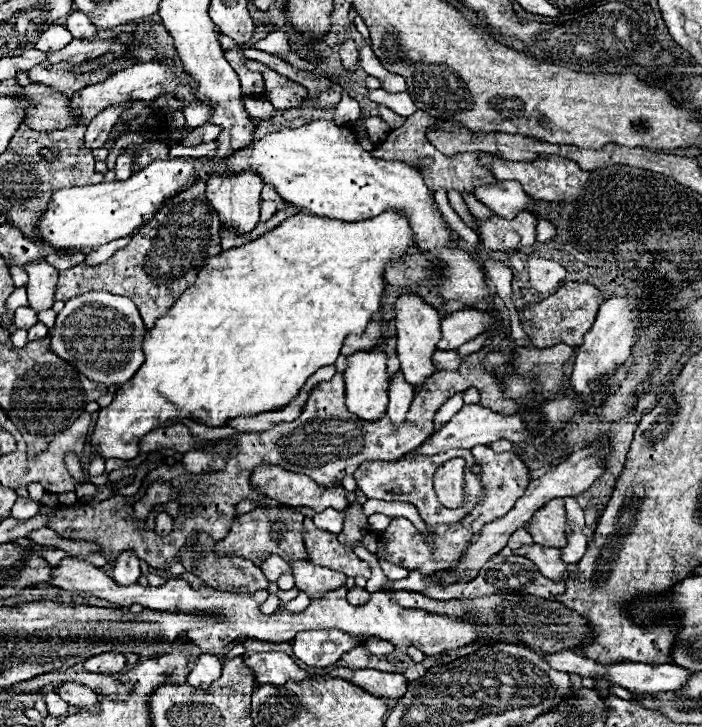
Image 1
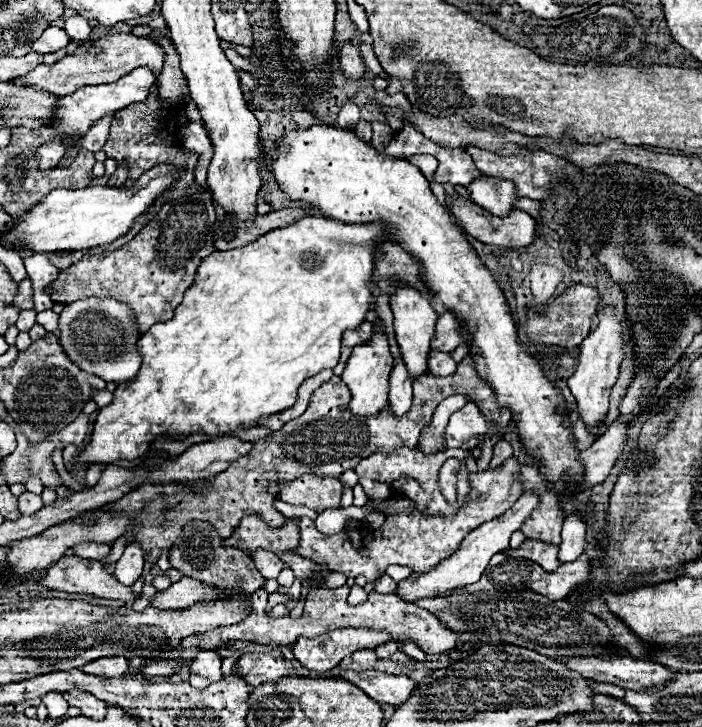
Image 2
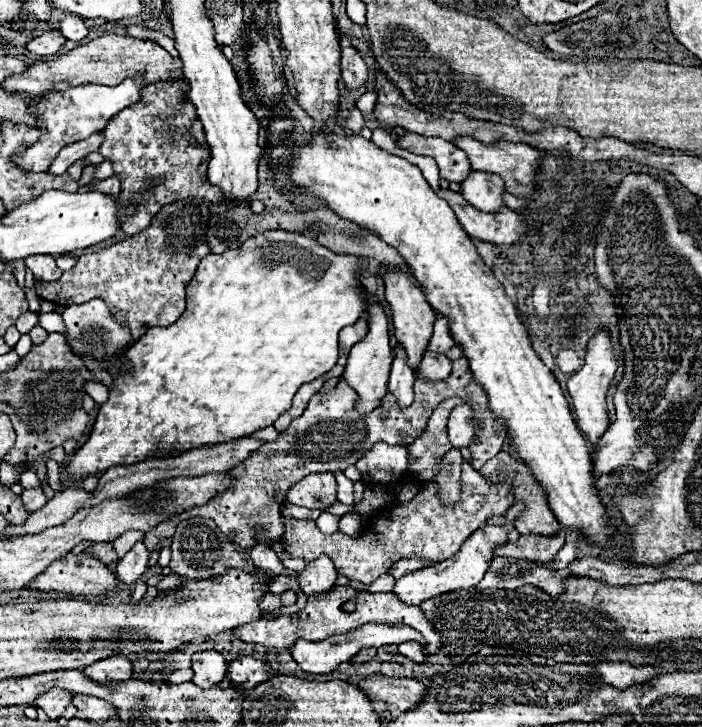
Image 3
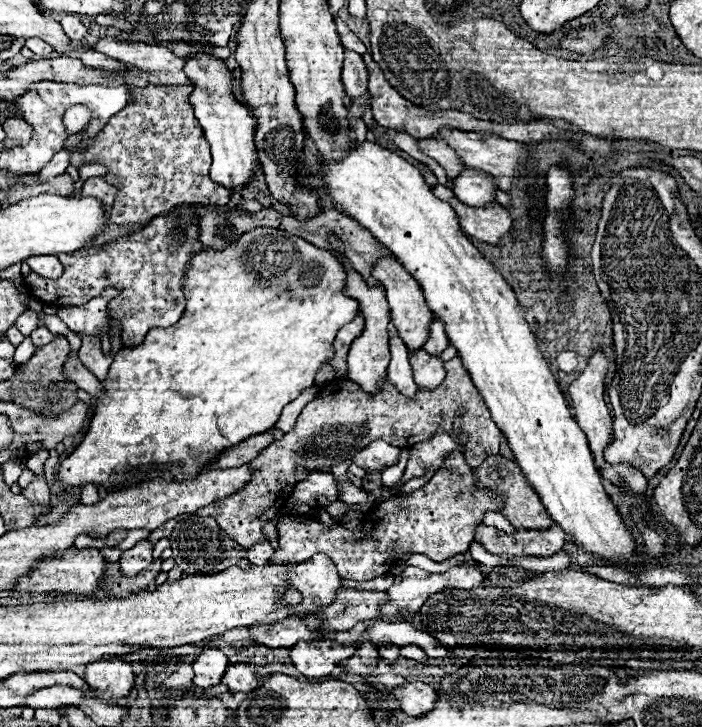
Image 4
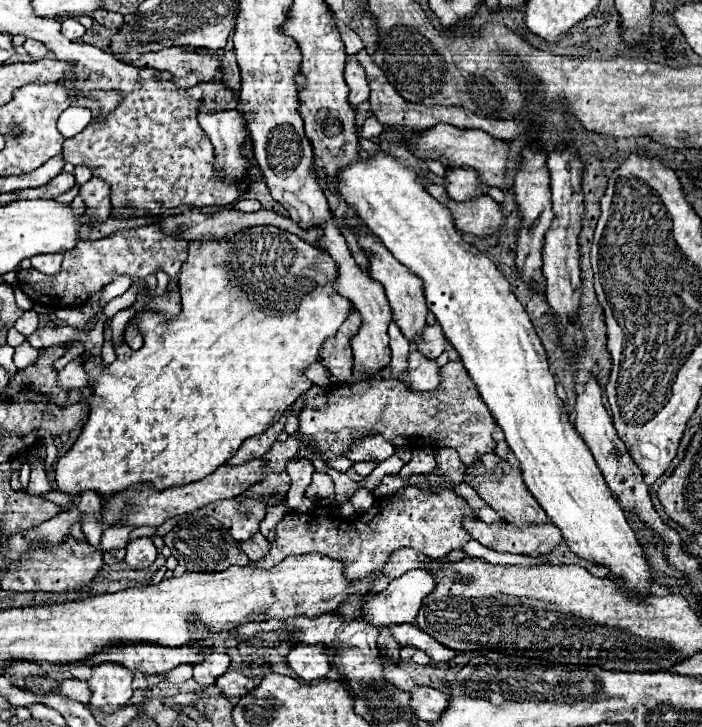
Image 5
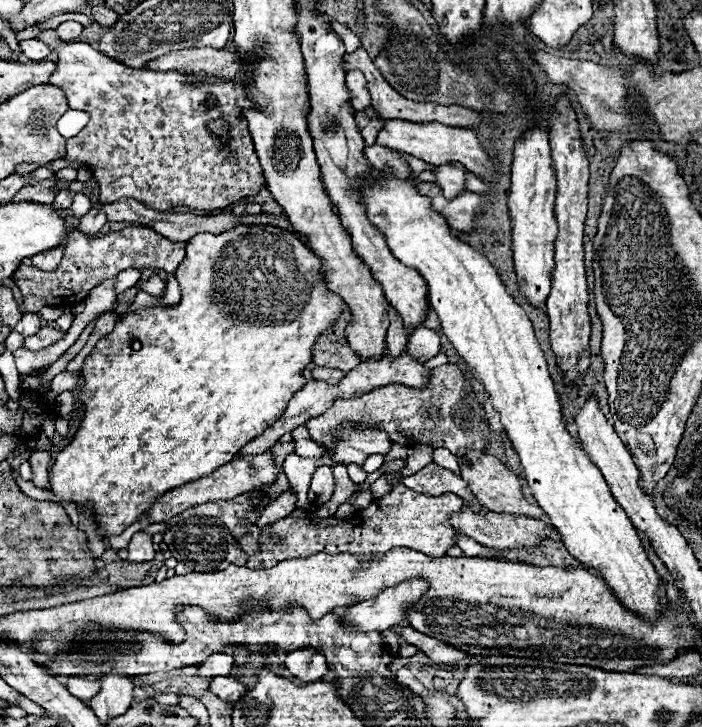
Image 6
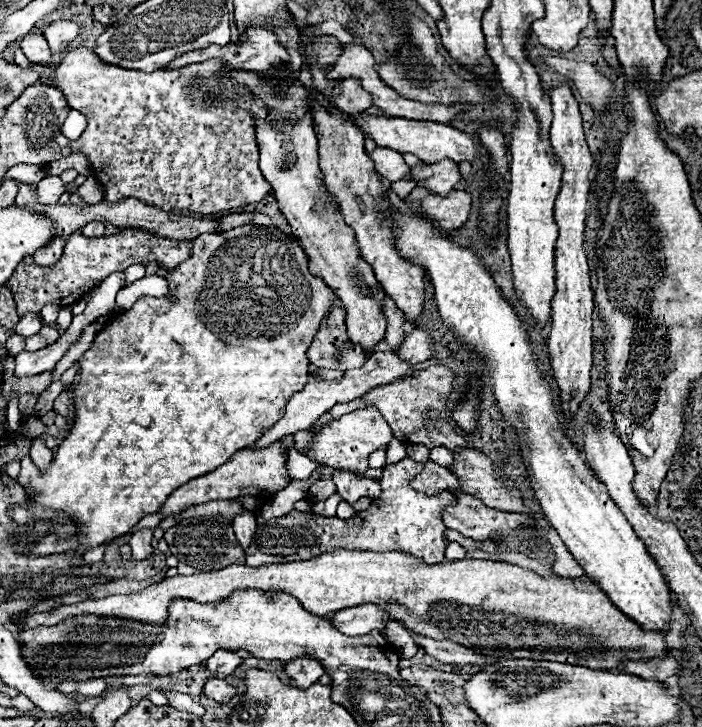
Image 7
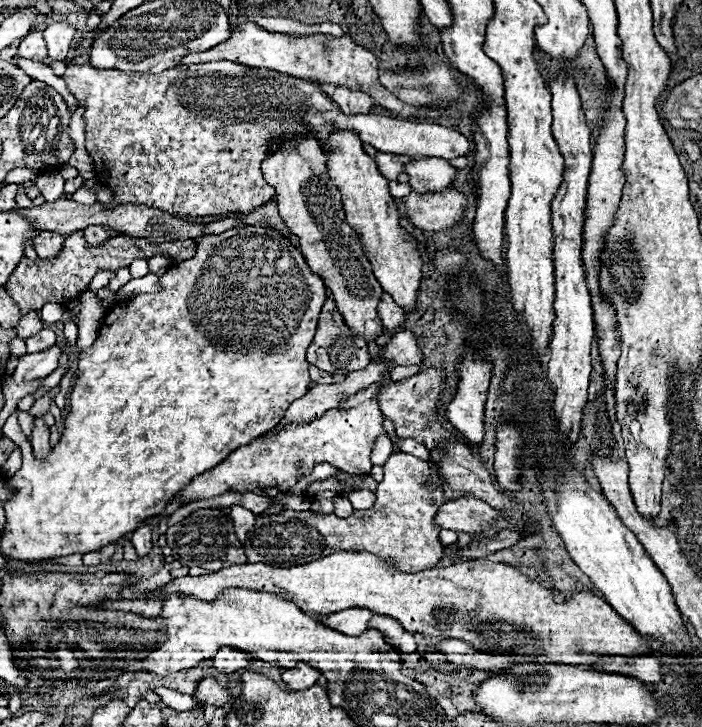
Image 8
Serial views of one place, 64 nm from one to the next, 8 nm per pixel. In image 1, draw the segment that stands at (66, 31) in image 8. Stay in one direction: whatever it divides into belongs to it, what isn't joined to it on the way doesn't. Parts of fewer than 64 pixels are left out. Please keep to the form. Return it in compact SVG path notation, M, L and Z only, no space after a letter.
M72 12L72 14L68 16L66 28L70 30L70 34L72 34L74 38L80 38L80 40L92 38L94 32L98 30L98 28L88 20L88 16L82 14L82 12Z

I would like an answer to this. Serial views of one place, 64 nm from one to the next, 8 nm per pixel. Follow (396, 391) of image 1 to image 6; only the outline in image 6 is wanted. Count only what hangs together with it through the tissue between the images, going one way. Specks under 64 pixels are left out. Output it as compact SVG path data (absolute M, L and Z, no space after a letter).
M392 306L388 310L388 314L390 314L390 326L388 326L388 334L386 334L386 348L392 356L400 356L406 350L408 334L406 334L406 328L402 326L398 312Z

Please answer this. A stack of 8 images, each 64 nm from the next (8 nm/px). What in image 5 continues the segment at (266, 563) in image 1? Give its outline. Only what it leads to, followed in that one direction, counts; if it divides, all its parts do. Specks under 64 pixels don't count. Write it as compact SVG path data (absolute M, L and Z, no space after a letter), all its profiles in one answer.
M256 532L254 538L250 538L250 542L240 542L240 548L248 554L248 558L250 558L252 562L256 562L256 560L260 560L262 556L266 556L266 552L268 552L268 542L266 542L266 538L264 538L260 532Z

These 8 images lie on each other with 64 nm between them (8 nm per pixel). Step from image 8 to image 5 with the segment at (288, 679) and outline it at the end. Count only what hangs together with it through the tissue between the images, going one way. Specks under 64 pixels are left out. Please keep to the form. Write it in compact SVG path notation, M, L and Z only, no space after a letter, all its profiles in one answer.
M298 644L286 656L288 666L304 680L320 680L330 672L330 654L322 644Z

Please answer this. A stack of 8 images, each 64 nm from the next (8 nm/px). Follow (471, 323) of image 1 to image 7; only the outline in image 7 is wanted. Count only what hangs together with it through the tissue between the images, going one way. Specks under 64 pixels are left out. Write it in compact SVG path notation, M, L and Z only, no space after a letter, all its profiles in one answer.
M412 330L410 334L404 334L402 344L394 352L402 356L402 360L406 360L408 364L418 364L434 354L434 342L430 340L428 332Z

